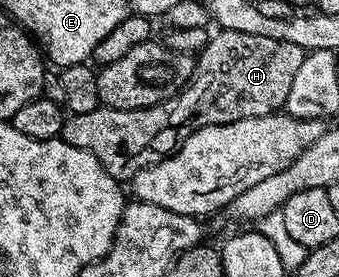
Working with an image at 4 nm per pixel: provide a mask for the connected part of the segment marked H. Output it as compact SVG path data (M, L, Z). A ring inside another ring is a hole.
M220 30L209 37L206 48L201 50L195 59L187 86L179 90L174 97L150 108L112 110L101 105L100 109L94 112L68 114L60 137L66 144L74 144L74 148L82 148L94 155L98 164L102 164L102 168L110 172L110 176L117 180L131 180L142 168L153 166L174 153L177 146L198 128L230 124L234 120L257 118L283 111L286 96L290 96L294 76L298 73L305 53L305 50L298 48L298 44L286 44L286 40L270 40L270 36L250 36L246 32Z

